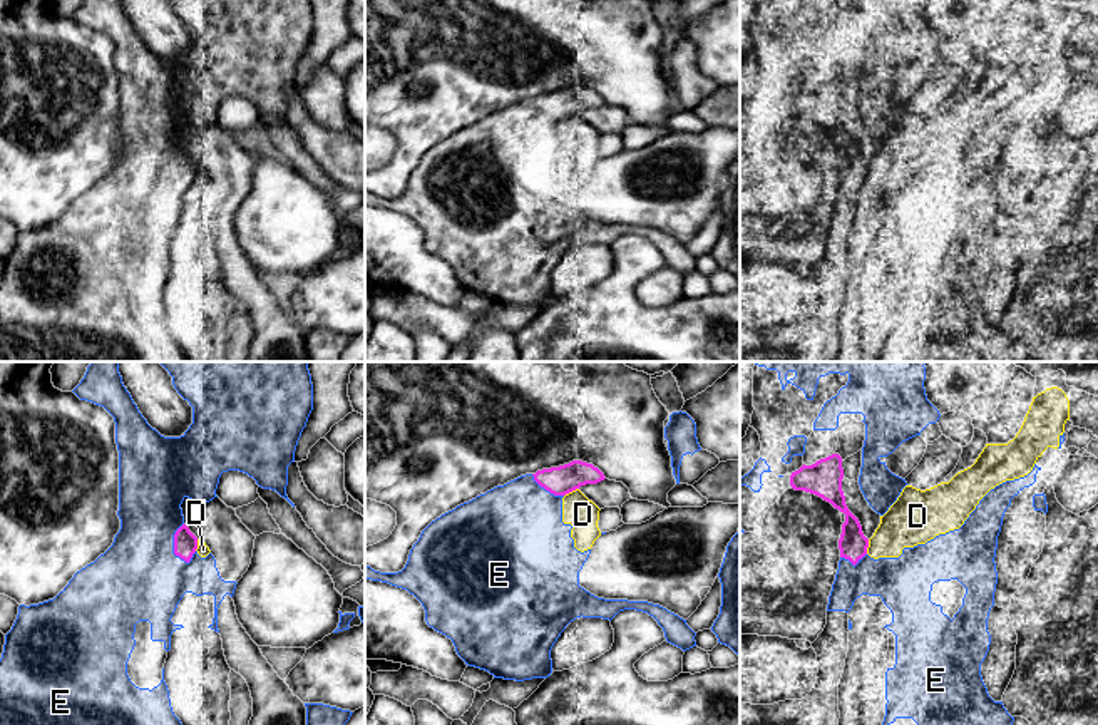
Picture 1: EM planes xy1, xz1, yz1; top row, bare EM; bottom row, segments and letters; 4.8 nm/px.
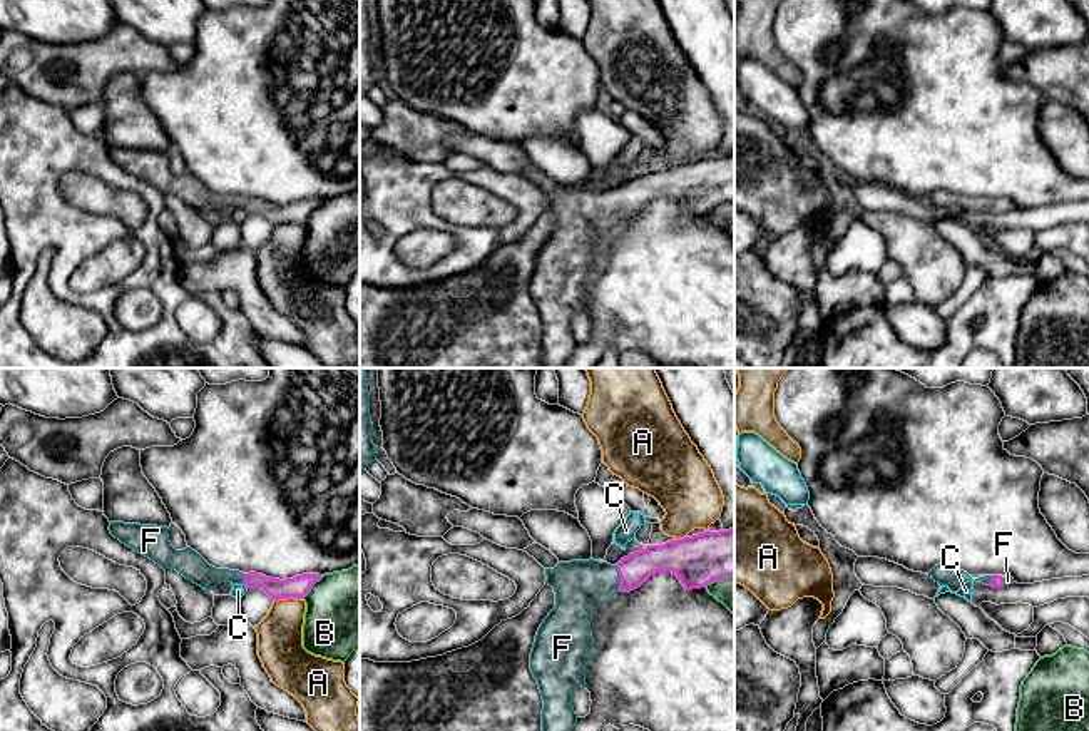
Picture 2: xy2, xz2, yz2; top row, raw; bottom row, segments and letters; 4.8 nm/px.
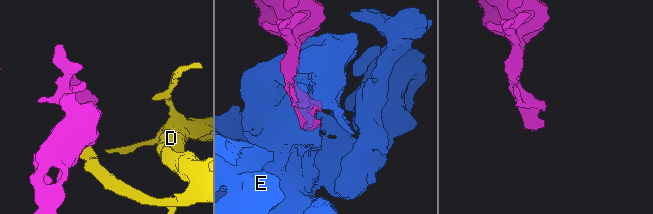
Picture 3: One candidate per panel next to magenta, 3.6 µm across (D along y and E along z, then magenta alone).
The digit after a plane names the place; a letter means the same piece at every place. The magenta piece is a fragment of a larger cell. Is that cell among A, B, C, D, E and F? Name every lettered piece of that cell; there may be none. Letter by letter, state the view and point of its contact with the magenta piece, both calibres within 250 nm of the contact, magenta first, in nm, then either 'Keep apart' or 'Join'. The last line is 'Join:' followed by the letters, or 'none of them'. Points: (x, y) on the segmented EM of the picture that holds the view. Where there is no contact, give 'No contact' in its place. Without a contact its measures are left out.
A: Touches magenta at xy2 (288, 598). Thickness 100 nm (magenta) against 220 nm. Keep apart
B: Touches magenta at xy2 (310, 587). Thickness 100 nm (magenta) against 360 nm. Keep apart
C: Touches magenta at xy2 (246, 586). Thickness 100 nm (magenta) against 70 nm. Keep apart
D: Touches magenta at xz1 (571, 491). Thickness 140 nm (magenta) against 160 nm. Keep apart
E: Touches magenta at xy1 (174, 545). Thickness 110 nm (magenta) against 420 nm. Keep apart
F: Touches magenta at xz2 (619, 576). Thickness 150 nm (magenta) against 240 nm. Join
Join: F

